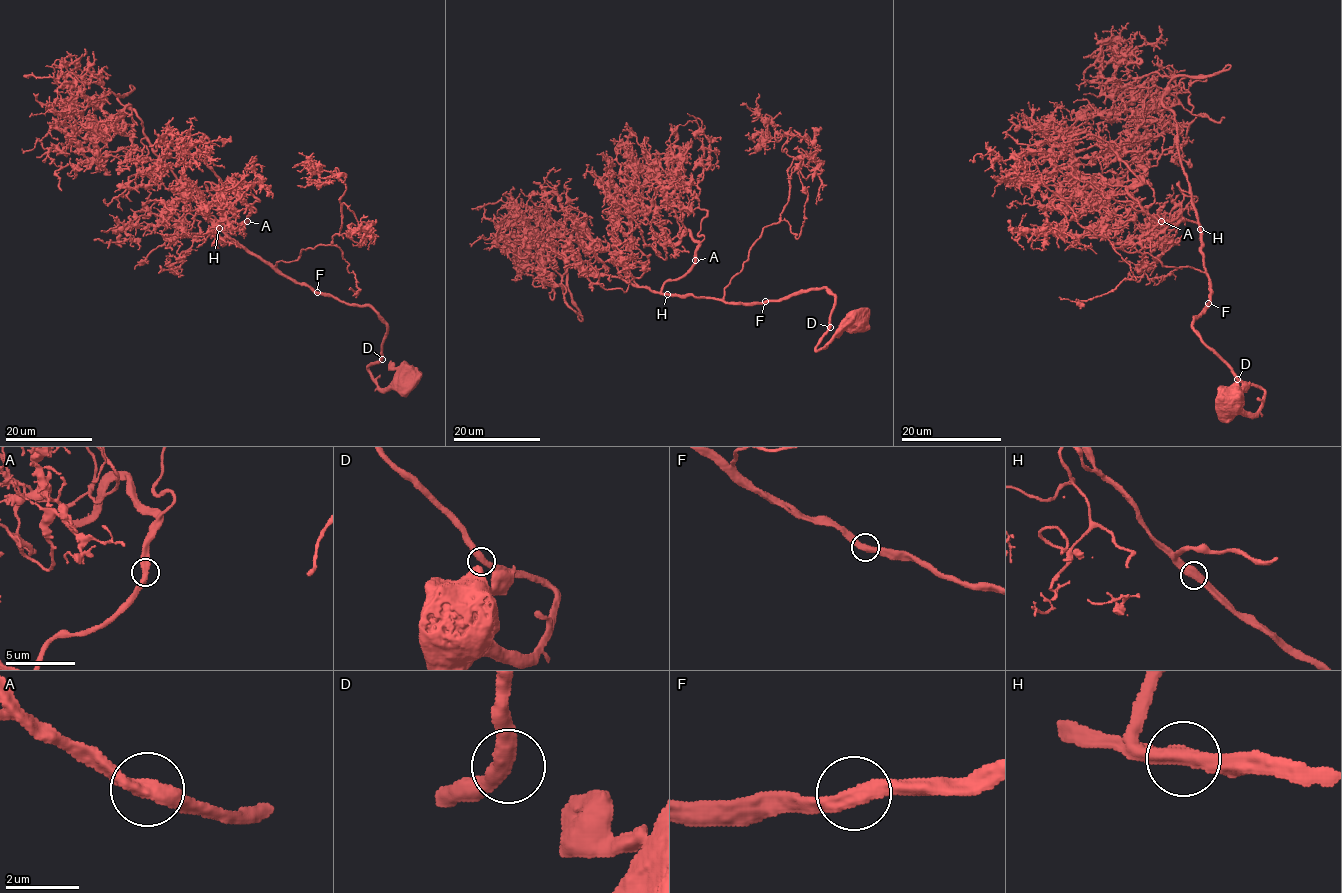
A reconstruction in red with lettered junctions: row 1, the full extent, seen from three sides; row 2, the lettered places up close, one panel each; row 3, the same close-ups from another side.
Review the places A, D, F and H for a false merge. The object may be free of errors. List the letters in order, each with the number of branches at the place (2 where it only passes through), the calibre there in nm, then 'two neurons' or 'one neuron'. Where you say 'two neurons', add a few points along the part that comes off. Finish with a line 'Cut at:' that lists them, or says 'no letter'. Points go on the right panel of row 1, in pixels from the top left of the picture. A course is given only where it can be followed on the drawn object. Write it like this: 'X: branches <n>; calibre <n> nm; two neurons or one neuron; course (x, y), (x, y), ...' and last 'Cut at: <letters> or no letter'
A: branches 2; calibre 400 nm; one neuron
D: branches 2; calibre 440 nm; one neuron
F: branches 2; calibre 440 nm; one neuron
H: branches 2; calibre 500 nm; one neuron
Cut at: no letter

